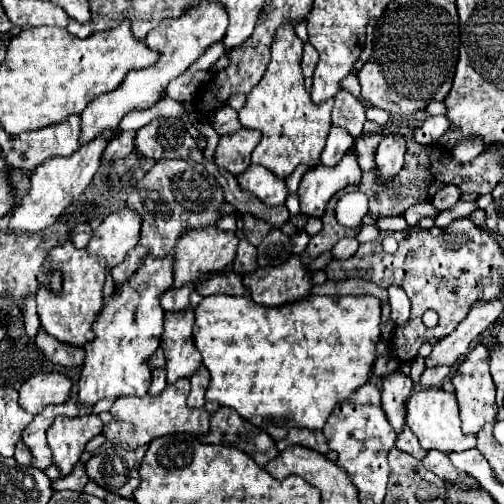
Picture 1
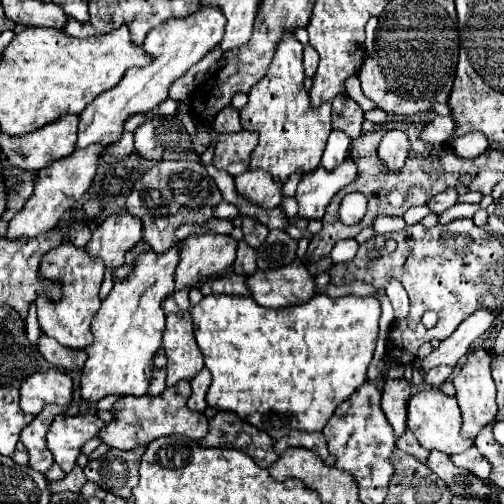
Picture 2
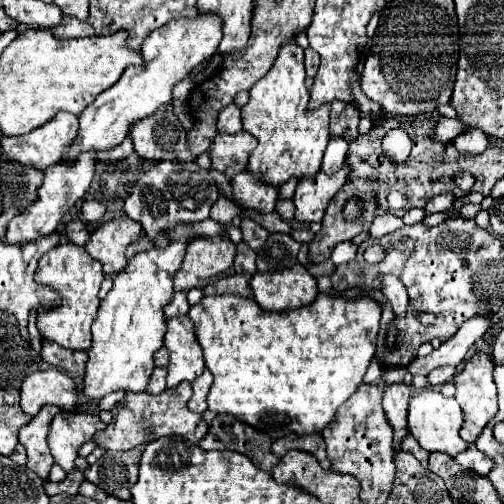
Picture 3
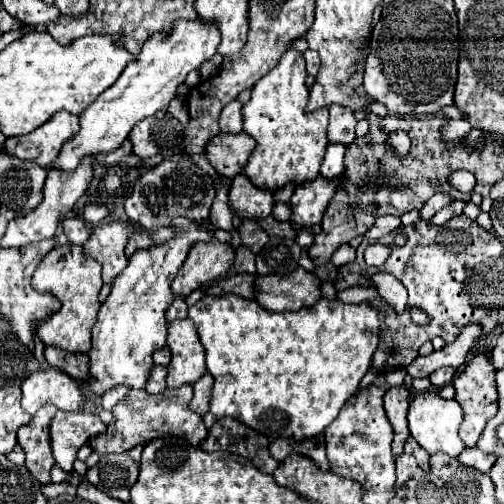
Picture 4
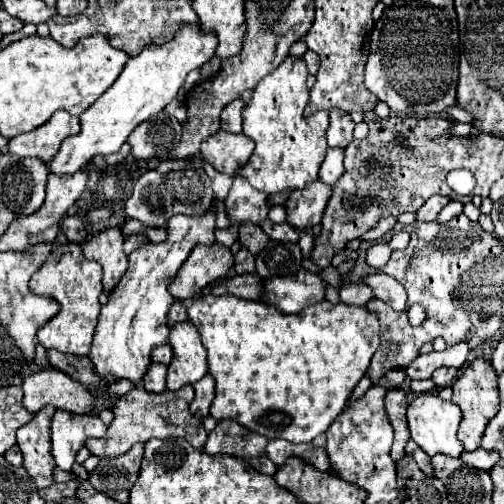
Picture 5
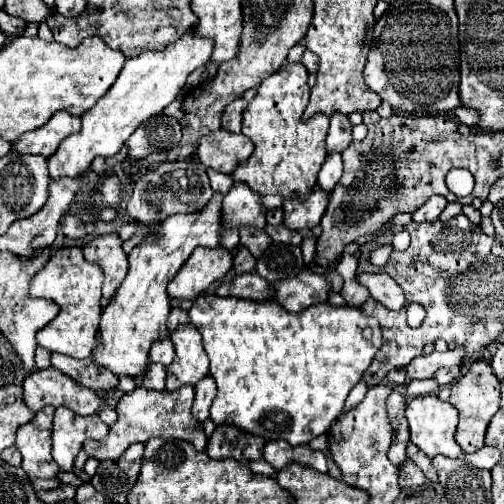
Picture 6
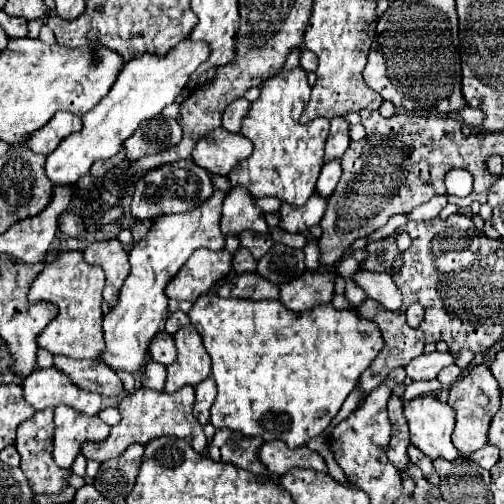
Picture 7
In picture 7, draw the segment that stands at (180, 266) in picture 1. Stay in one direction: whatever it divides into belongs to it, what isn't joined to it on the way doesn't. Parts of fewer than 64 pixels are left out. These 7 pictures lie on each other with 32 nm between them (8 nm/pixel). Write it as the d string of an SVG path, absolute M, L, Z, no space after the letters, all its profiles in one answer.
M200 248L190 258L188 264L170 280L166 286L166 296L174 300L194 302L198 296L208 292L218 280L222 280L232 266L232 256L228 250L208 250Z

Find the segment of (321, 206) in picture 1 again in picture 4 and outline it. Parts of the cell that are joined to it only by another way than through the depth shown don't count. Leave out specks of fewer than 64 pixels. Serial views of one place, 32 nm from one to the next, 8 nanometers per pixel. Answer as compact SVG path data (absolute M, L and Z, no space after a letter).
M318 176L316 180L306 182L302 188L296 188L290 198L290 206L292 206L290 222L302 228L320 224L324 210L338 188L338 182L340 178L334 182L328 182L322 176Z

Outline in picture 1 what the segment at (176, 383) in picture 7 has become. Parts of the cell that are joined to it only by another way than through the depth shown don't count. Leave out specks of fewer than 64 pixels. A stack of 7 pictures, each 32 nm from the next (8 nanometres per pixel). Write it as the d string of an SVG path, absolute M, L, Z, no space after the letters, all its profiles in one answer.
M186 308L182 312L166 312L164 336L160 346L166 354L168 384L174 384L180 378L190 378L202 366L202 356L192 340L192 328L192 308Z

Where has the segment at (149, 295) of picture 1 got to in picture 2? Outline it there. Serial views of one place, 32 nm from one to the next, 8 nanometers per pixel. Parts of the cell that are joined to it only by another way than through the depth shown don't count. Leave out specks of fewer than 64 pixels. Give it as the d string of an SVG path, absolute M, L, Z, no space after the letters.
M172 244L168 252L144 252L134 260L132 272L114 280L114 288L102 300L102 306L92 320L94 342L86 348L88 360L82 372L82 398L88 404L110 394L142 396L152 378L152 358L162 346L164 312L162 302L174 292L174 270L180 262L180 244Z

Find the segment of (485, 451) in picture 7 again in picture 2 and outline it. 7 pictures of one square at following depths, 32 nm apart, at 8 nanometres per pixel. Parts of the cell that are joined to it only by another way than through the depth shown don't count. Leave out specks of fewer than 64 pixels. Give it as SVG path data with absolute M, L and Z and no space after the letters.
M476 446L468 448L466 452L460 452L460 454L452 456L452 462L454 462L458 468L464 468L464 470L476 474L480 480L490 482L488 474L490 474L490 468L492 468L492 466L490 466L490 462L478 452Z

